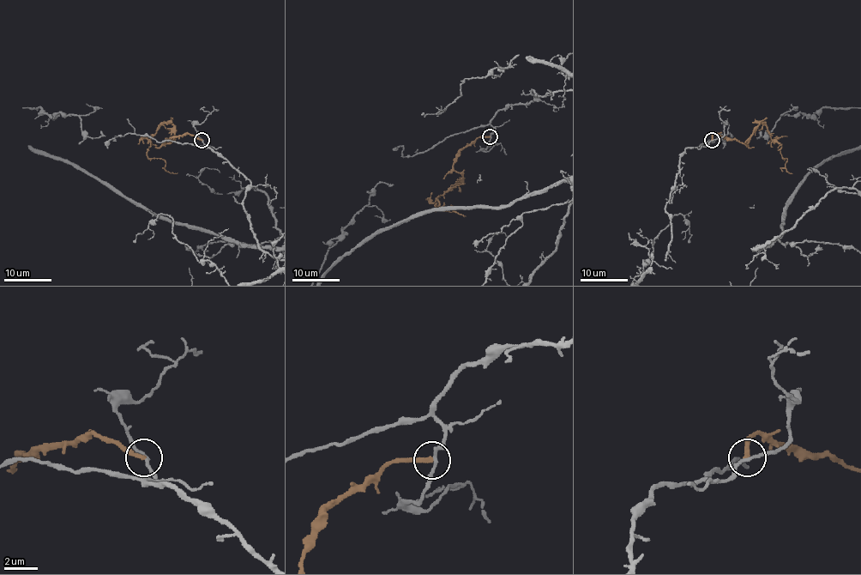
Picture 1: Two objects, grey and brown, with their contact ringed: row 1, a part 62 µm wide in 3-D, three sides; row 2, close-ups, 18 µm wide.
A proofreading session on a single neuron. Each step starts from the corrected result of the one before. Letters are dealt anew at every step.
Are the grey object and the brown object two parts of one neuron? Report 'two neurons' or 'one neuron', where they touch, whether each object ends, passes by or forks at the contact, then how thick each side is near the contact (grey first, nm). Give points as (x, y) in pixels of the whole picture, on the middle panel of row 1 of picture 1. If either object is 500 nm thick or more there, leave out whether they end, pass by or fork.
two neurons; place (490, 136); grey passes by; brown ends; calibres 180 and 280 nm

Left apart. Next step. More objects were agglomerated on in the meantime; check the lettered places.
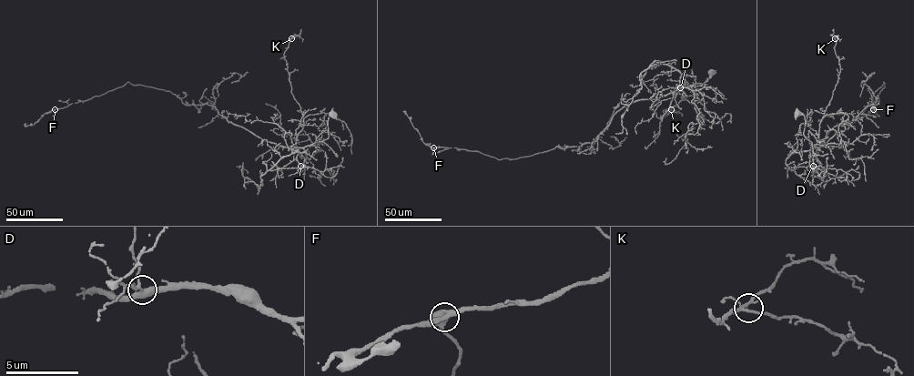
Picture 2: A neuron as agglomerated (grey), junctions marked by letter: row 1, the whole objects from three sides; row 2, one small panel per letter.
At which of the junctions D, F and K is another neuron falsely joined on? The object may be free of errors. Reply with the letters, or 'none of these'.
none of these

